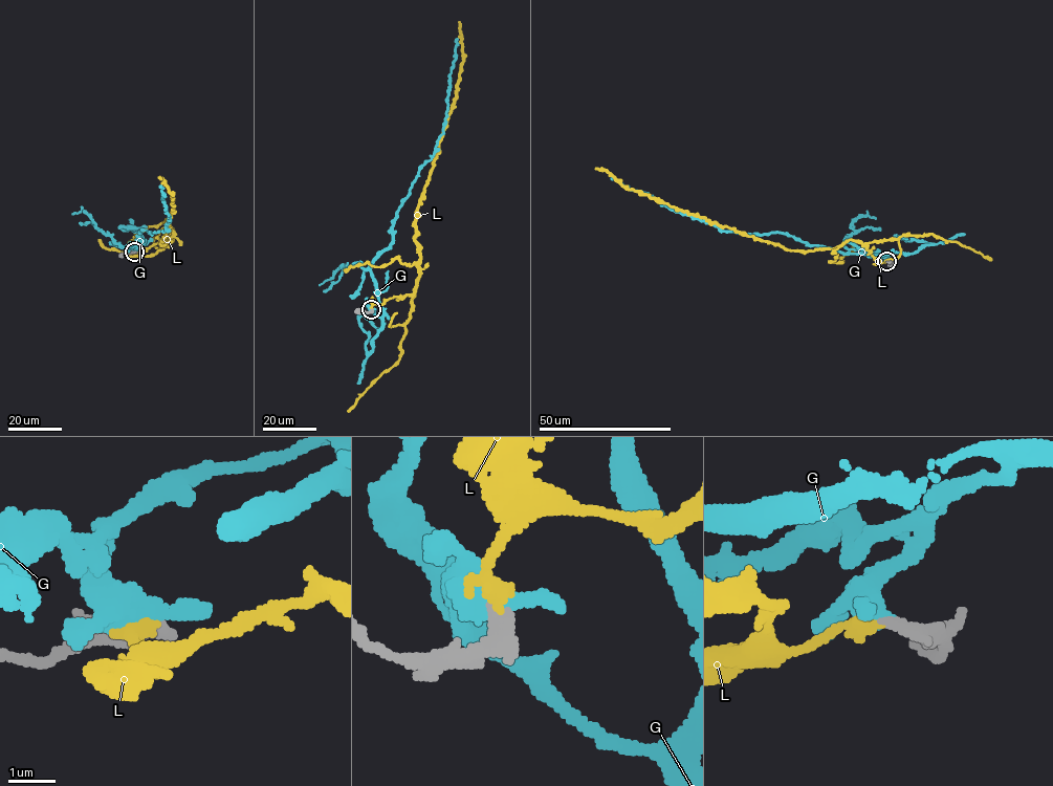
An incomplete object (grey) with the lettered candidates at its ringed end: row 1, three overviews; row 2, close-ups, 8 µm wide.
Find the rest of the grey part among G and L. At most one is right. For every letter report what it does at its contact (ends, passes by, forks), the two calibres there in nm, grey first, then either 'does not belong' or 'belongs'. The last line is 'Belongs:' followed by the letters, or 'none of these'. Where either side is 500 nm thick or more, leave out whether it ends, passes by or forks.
G: it passes by; 320 nm thick on the grey side, 440 nm on the other; does not belong
L: it ends there; 320 nm thick on the grey side, 320 nm on the other; belongs
Belongs: L

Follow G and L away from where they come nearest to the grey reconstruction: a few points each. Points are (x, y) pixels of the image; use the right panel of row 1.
G: (886, 261), (893, 253), (842, 253), (780, 232), (721, 230), (611, 178)
L: (886, 261), (880, 262), (862, 243), (848, 240), (828, 248), (787, 250), (621, 187), (609, 173), (595, 168)

